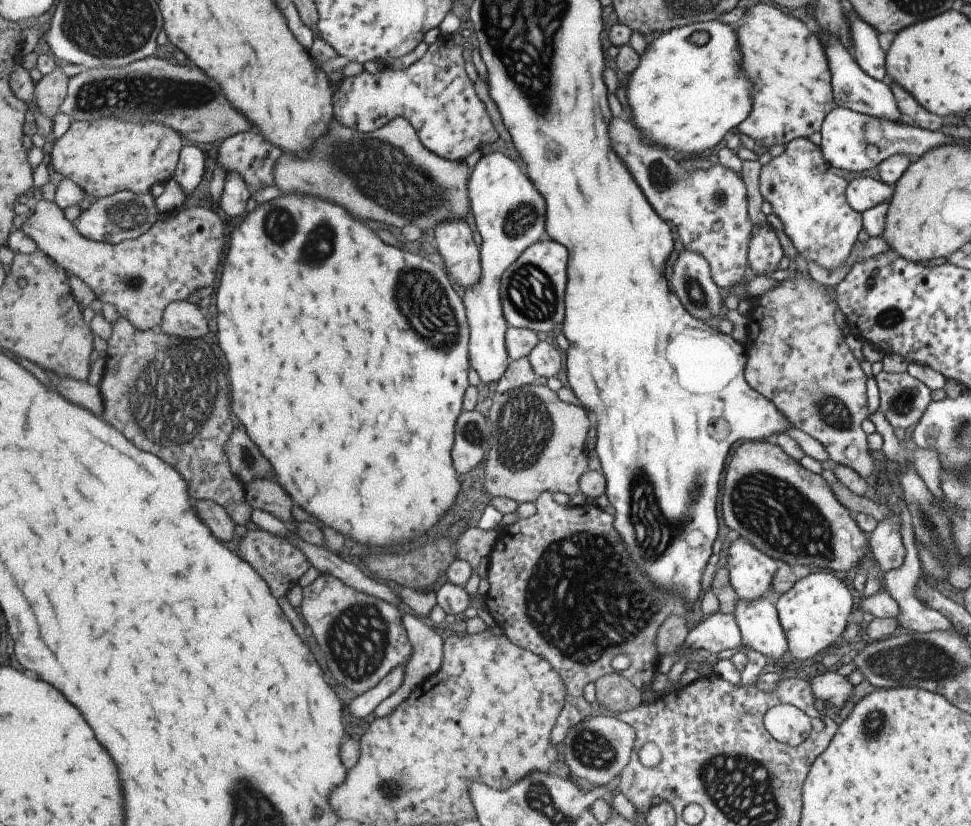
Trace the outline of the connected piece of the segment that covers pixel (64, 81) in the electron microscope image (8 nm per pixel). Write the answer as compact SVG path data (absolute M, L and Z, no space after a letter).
M64 63L36 84L36 100L38 109L49 118L54 118L55 114L60 113L61 105L67 98L70 78L60 70Z

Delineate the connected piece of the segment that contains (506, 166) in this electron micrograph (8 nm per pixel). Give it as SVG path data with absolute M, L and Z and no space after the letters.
M501 151L484 152L470 171L466 184L469 210L481 237L478 248L480 281L463 294L468 324L468 363L479 377L481 387L497 382L507 368L509 358L504 343L508 325L499 300L499 277L508 266L543 234L545 208L543 198L527 180L519 163Z

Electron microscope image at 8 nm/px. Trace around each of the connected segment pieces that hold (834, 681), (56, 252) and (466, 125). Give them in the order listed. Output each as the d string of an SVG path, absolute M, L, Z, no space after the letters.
M837 671L813 678L810 687L815 698L822 700L828 708L837 710L844 706L853 690L847 675L839 675Z
M40 200L35 211L27 214L21 228L23 233L35 240L37 248L45 251L71 275L77 275L95 292L103 303L113 304L121 317L130 320L140 331L161 328L166 308L177 301L187 298L199 288L213 286L217 280L217 266L220 270L226 260L229 234L223 220L211 208L178 208L160 220L149 233L138 240L123 241L118 245L88 239L81 234L76 223L66 217L65 211L55 202Z
M439 36L427 47L421 58L404 69L393 70L384 67L375 74L364 70L354 77L347 77L334 88L334 100L337 104L335 110L339 112L339 120L346 127L369 134L375 133L378 129L394 121L395 118L403 117L414 127L419 142L427 150L444 159L463 161L471 152L481 151L481 147L484 145L493 145L498 138L483 104L473 91L472 82L469 78L465 78L463 64L465 62L461 56L461 46L457 46L446 36Z

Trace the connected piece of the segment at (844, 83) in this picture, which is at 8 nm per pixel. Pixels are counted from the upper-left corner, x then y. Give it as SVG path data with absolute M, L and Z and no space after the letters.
M827 33L826 37L820 40L820 43L830 72L832 97L836 106L842 106L877 118L905 121L897 110L889 86L882 81L876 81L874 78L867 76L857 66L855 59L850 55L848 49L842 45L839 37Z

